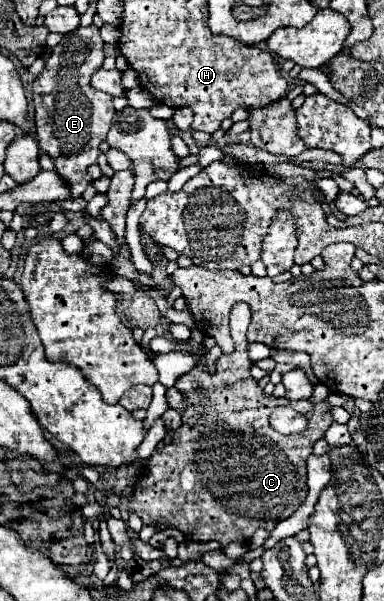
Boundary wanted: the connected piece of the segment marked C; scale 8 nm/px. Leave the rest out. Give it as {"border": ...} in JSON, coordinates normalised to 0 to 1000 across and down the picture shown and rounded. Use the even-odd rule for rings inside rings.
{"border":[[[630,532],[630,546],[620,546],[620,579],[594,592],[578,589],[563,599],[563,619],[552,622],[531,609],[542,582],[526,576],[526,552],[500,549],[500,559],[490,566],[500,579],[490,582],[490,589],[516,606],[490,622],[474,622],[453,639],[479,659],[479,682],[469,686],[474,705],[448,719],[448,735],[391,759],[365,802],[344,815],[344,829],[333,839],[333,845],[375,865],[375,872],[411,872],[417,879],[448,875],[479,889],[500,889],[500,899],[563,899],[578,908],[599,902],[641,905],[672,879],[714,882],[729,865],[760,859],[792,835],[802,819],[797,762],[813,755],[818,735],[844,729],[844,719],[870,702],[859,672],[854,666],[839,666],[818,676],[813,666],[755,669],[750,662],[719,662],[708,656],[693,659],[672,636],[651,626],[656,602],[646,596],[641,539],[646,536]],[[719,672],[760,672],[766,682],[792,682],[802,712],[781,722],[755,725],[708,715],[698,705],[698,692]]]}

